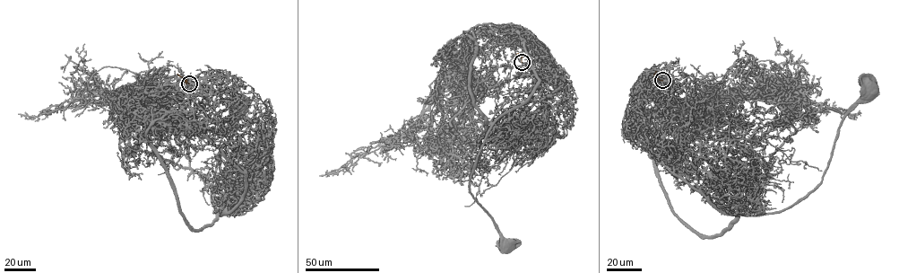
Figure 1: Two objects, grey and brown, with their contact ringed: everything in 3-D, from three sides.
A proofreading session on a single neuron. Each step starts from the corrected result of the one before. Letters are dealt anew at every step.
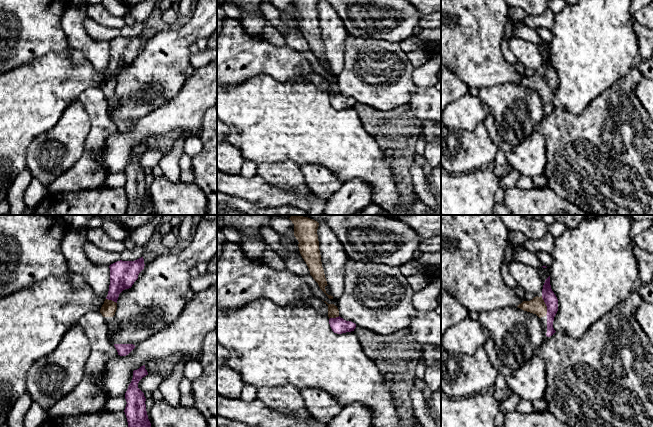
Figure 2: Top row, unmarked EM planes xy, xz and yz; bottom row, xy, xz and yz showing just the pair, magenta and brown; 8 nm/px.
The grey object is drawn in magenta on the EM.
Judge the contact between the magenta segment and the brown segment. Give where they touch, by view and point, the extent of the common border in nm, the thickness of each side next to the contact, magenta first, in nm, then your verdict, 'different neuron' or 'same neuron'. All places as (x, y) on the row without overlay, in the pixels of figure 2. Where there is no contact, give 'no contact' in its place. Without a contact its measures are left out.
yz (546, 81) | 160 nm | 110/130 nm | same neuron

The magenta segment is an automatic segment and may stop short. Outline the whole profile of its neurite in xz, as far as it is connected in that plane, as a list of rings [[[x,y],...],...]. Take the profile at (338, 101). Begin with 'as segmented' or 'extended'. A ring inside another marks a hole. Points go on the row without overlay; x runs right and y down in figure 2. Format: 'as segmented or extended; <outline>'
extended; [[[324,77],[324,78],[328,81],[329,100],[334,109],[342,110],[342,109],[354,107],[354,105],[356,104],[355,99],[353,99],[351,97],[346,97],[343,94],[341,94],[339,92],[339,86],[338,86],[337,82],[335,82],[334,80],[328,80],[326,77]]]

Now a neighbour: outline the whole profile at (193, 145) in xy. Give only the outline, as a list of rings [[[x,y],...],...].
[[[189,136],[184,140],[184,153],[190,157],[198,155],[203,148],[200,137]]]

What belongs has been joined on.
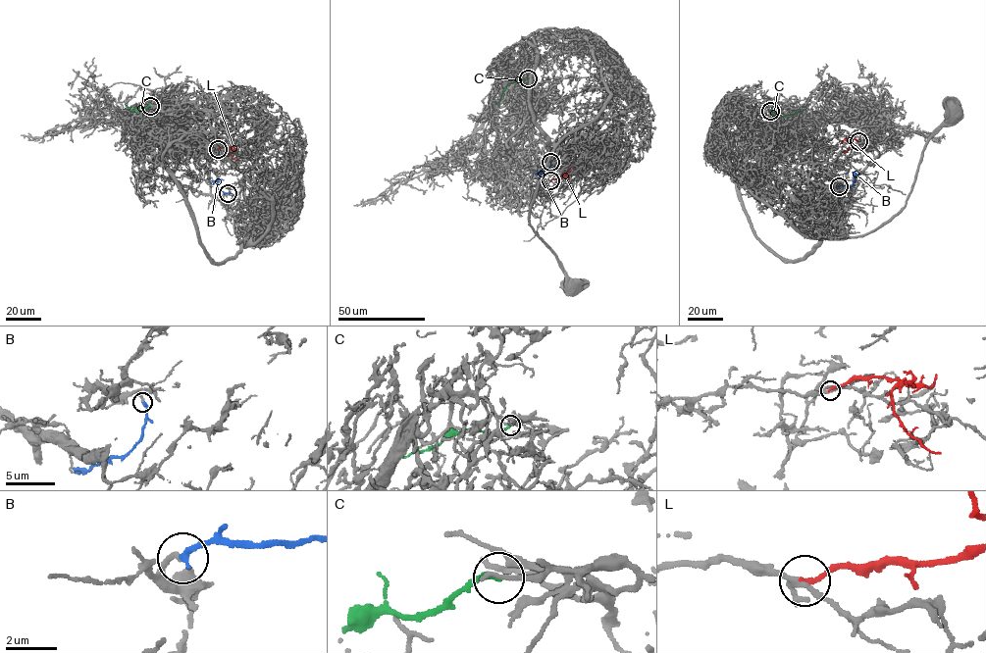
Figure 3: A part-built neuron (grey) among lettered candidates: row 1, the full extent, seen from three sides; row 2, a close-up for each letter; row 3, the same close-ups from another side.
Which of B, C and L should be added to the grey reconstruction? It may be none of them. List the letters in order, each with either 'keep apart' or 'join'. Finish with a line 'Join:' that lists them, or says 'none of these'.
B: join
C: keep apart
L: join
Join: B, L

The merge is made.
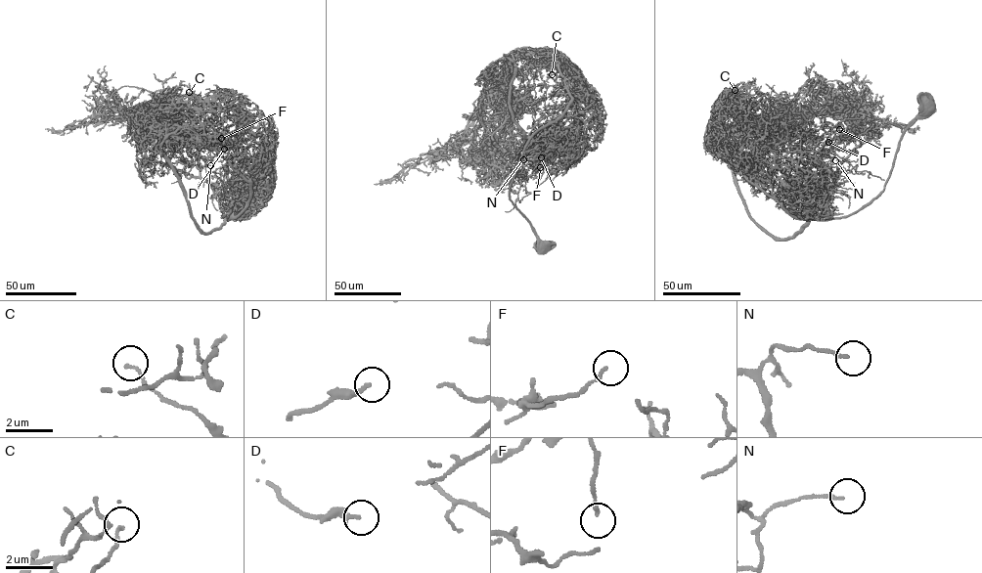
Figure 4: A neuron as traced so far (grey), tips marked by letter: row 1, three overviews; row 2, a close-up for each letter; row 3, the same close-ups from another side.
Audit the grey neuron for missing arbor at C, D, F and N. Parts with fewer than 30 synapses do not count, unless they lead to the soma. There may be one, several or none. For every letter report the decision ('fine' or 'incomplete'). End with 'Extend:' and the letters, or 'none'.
C: fine
D: fine
F: fine
N: fine
Extend: none

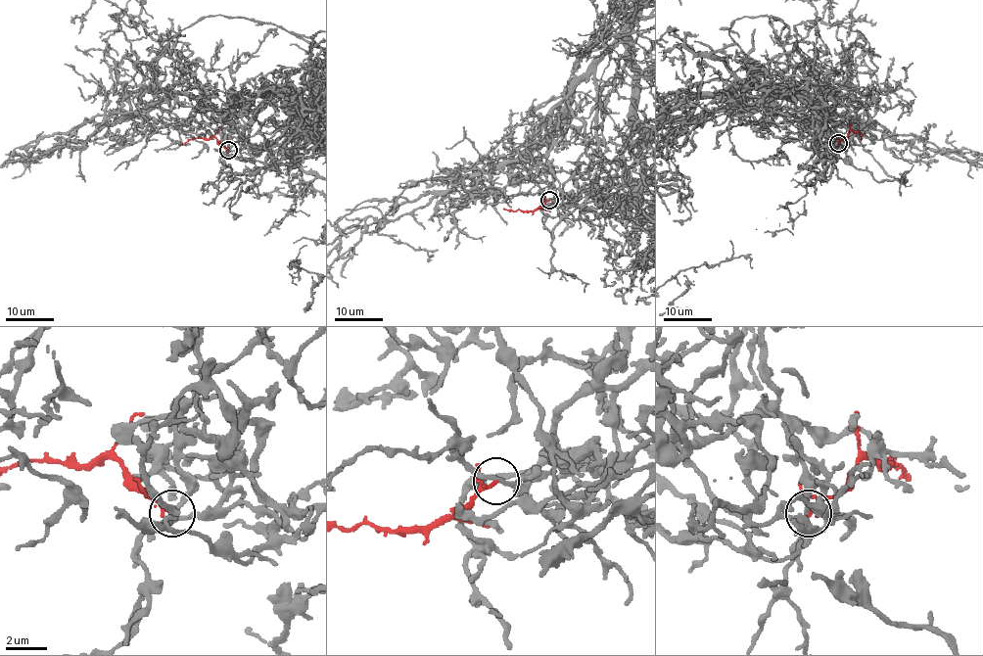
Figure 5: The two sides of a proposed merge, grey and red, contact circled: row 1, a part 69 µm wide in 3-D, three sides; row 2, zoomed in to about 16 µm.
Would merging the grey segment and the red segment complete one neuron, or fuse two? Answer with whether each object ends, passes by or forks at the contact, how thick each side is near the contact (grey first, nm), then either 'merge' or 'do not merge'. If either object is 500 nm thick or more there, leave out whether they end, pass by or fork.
grey passes by; red ends; calibres 200 and 200 nm; do not merge

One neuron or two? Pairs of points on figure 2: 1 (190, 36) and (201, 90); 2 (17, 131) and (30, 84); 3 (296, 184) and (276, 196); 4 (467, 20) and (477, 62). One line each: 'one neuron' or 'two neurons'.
1: two neurons
2: one neuron
3: two neurons
4: one neuron

